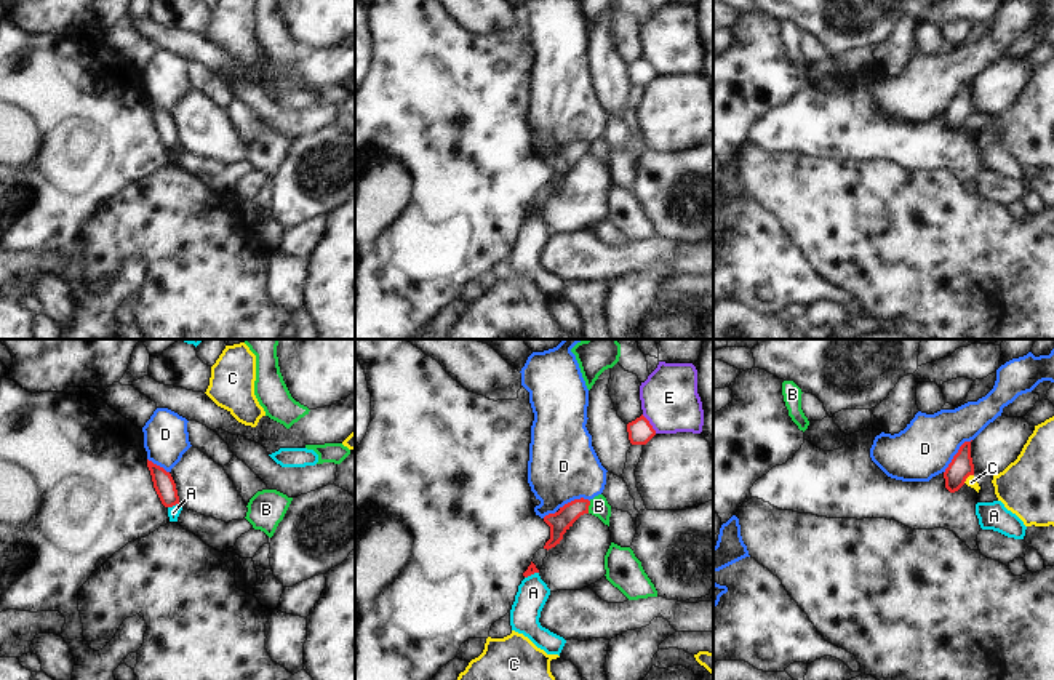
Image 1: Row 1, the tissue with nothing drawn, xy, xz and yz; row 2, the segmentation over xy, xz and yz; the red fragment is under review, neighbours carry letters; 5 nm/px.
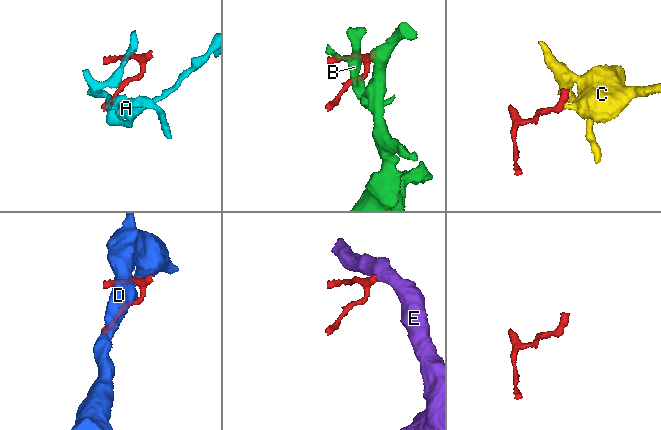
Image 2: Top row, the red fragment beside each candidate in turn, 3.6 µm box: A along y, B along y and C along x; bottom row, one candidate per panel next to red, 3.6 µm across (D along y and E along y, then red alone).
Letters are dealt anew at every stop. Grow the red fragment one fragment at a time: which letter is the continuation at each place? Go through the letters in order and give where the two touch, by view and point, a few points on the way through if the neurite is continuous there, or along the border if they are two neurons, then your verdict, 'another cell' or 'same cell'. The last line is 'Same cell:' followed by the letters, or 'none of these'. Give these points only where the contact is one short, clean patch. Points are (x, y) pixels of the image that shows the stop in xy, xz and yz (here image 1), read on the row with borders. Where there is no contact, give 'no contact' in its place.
A: meets red in xy at (173, 504); border along xy (178, 503), (168, 508); another cell
B: meets red in xz at (587, 508); border along xz (590, 501), (587, 512); another cell
C: meets red in yz at (968, 476); border along yz (973, 474), (963, 482); another cell
D: meets red in yz at (955, 455); another cell
E: meets red in xz at (650, 424); border along xz (642, 415), (656, 432); another cell
Same cell: none of these

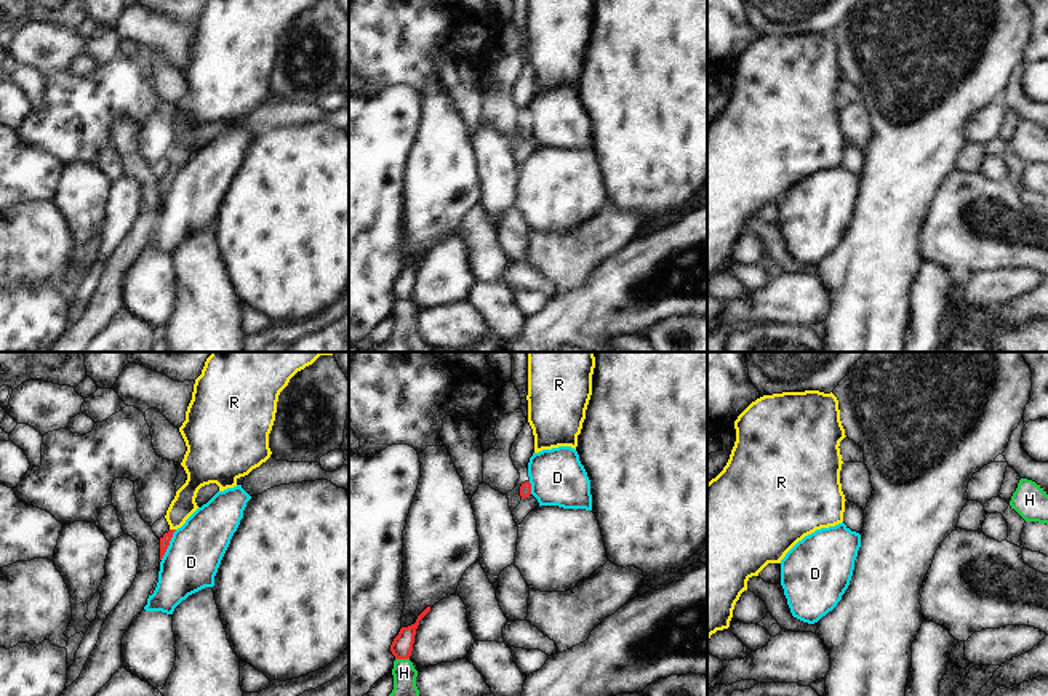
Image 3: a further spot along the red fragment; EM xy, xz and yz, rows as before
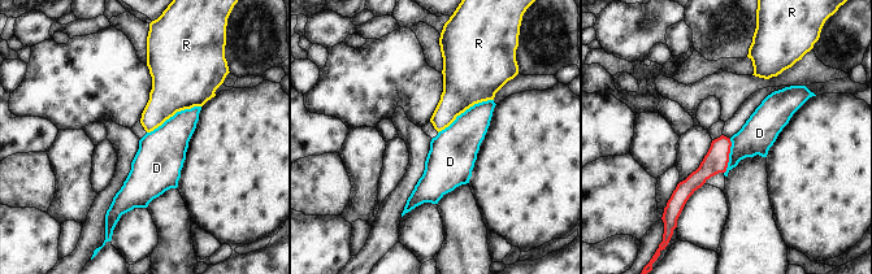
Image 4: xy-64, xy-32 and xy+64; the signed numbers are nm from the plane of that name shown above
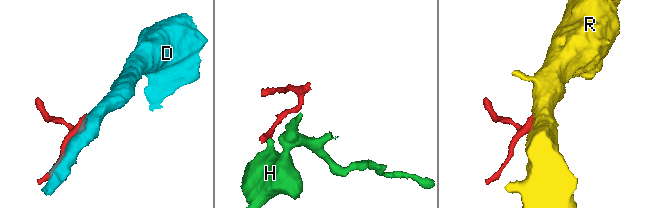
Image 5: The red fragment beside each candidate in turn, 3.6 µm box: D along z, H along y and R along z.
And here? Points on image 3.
D: meets red in xy at (168, 544); border along xy (176, 530), (160, 559); another cell
H: meets red in xz at (402, 658); border along xz (396, 658), (408, 660); another cell
R: meets red in xy at (173, 530); runs through xy (164, 541), (173, 530), (176, 514), (183, 506); same cell
Same cell: R

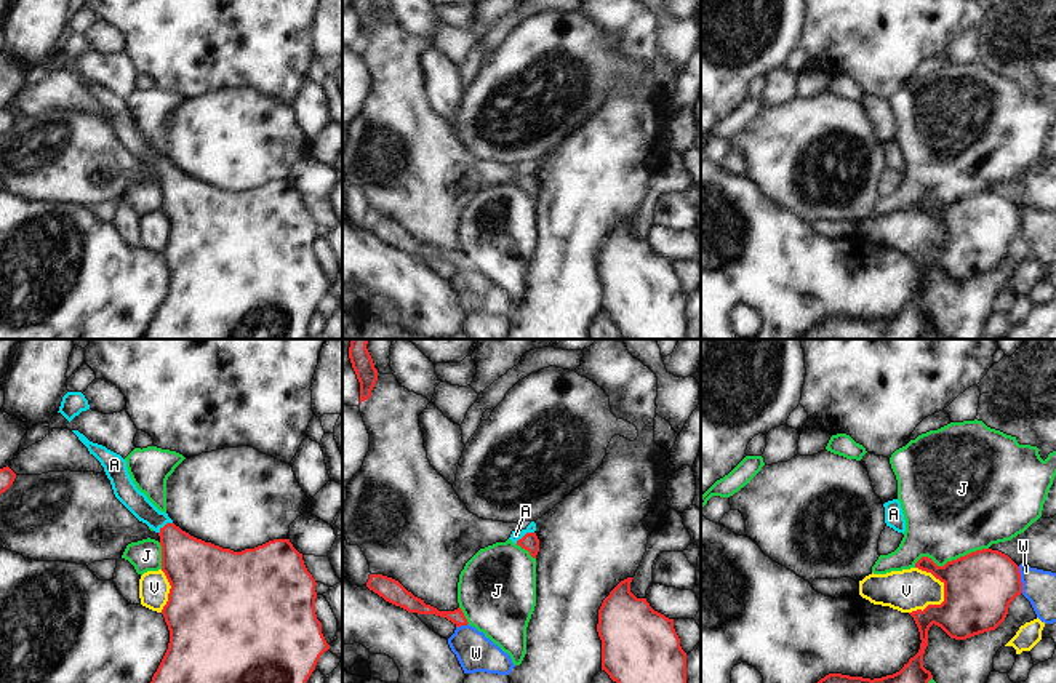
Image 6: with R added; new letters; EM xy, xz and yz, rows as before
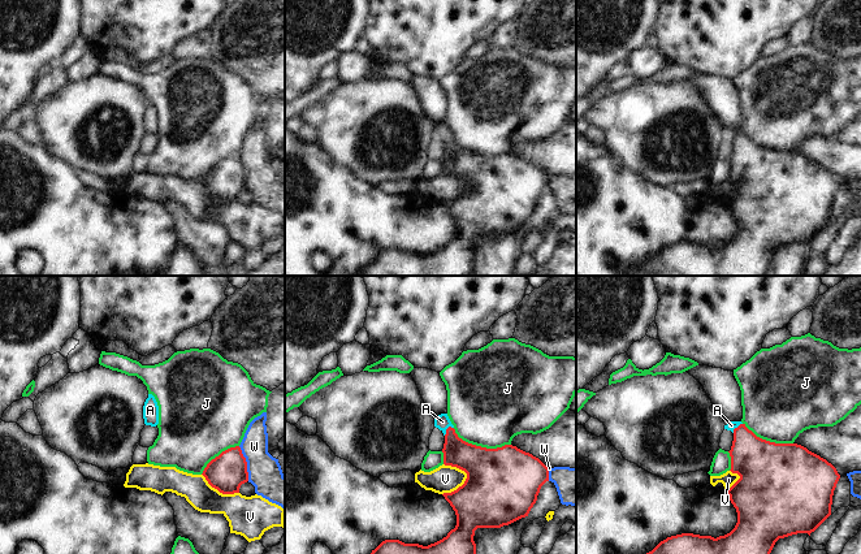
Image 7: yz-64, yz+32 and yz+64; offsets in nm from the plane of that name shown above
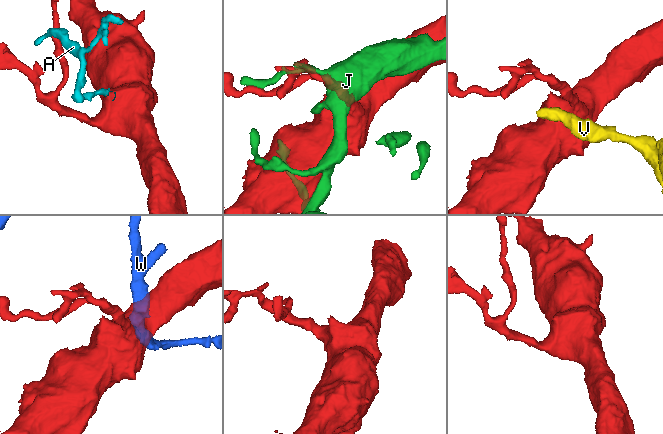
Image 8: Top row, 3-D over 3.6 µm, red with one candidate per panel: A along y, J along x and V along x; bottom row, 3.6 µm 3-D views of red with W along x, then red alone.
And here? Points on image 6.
A: meets red in xz at (524, 536); runs through xz (530, 541), (524, 536), (516, 535); same cell
J: meets red in yz at (949, 562); another cell
V: meets red in yz at (944, 597); another cell
W: meets red in yz at (1020, 579); another cell
Same cell: A

